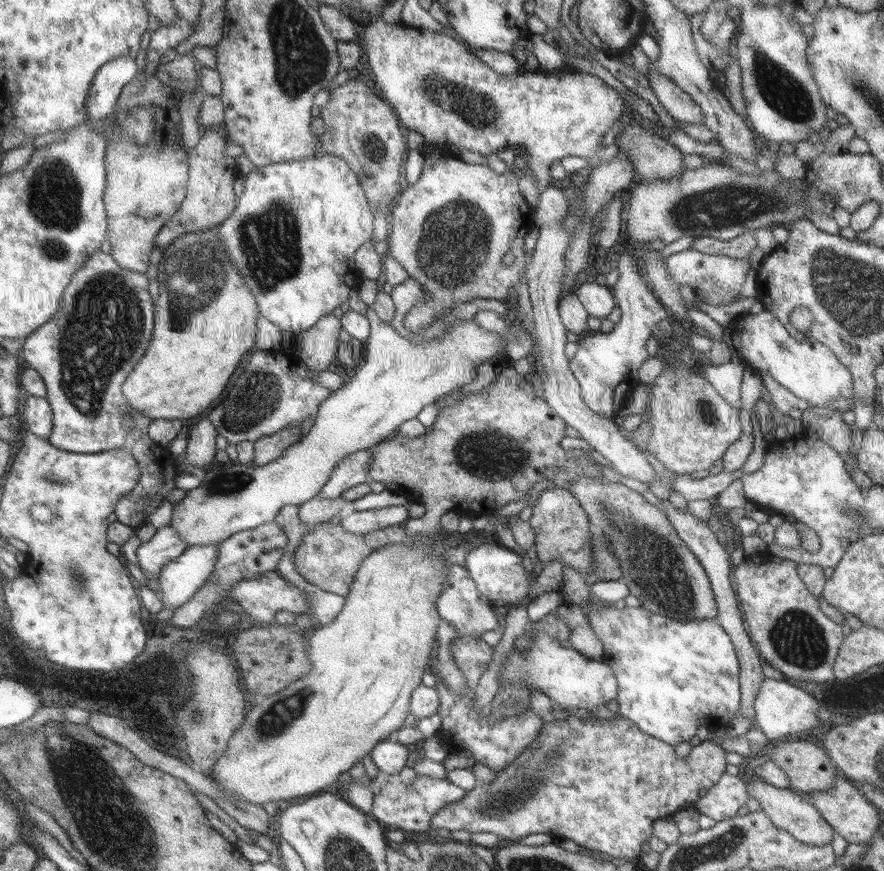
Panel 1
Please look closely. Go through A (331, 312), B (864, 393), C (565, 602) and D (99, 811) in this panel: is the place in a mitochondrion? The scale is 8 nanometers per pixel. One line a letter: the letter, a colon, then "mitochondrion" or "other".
A: other
B: other
C: other
D: mitochondrion

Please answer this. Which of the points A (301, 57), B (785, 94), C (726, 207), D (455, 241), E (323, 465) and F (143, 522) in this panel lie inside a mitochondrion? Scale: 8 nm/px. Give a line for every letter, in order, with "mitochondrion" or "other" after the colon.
A: mitochondrion
B: mitochondrion
C: mitochondrion
D: mitochondrion
E: other
F: other

